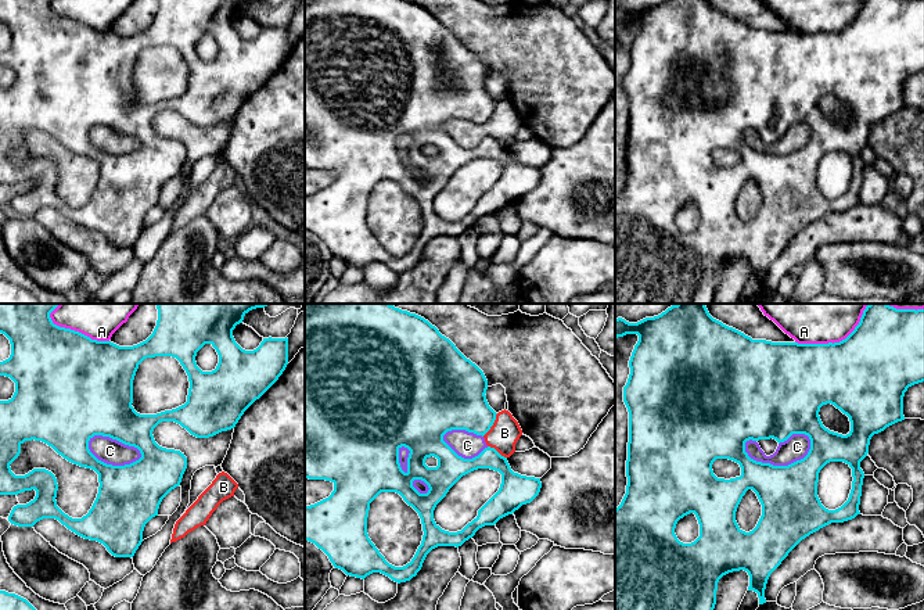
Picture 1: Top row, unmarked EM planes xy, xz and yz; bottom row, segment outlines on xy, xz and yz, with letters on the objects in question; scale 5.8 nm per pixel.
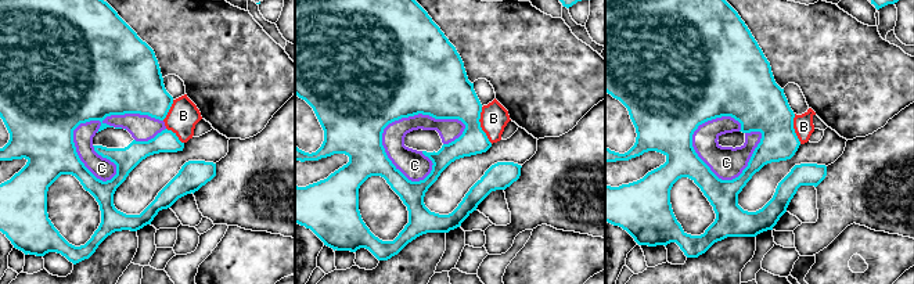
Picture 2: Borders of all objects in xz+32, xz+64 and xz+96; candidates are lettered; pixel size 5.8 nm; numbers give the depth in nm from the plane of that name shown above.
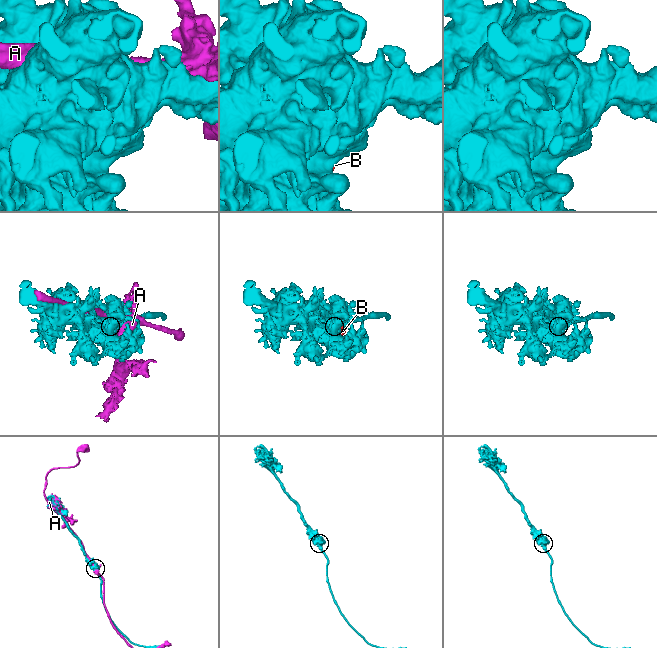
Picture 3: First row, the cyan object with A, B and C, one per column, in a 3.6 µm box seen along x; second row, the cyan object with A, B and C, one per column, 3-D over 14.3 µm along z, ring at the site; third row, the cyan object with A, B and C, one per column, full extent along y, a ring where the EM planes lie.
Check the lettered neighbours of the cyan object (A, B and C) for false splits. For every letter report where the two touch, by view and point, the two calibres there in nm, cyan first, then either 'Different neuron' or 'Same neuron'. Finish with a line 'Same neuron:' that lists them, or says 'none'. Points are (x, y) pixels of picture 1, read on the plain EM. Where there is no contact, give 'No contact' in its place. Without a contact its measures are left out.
A: Touches cyan at yz (831, 32). Thickness 460 nm (cyan) against 190 nm. Different neuron
B: Touches cyan at xz (492, 114). Thickness 340 nm (cyan) against 170 nm. Different neuron
C: Touches cyan at yz (775, 155). Thickness 340 nm (cyan) against 140 nm. Different neuron
Same neuron: none

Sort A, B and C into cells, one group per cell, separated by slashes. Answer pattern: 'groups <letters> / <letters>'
groups A / B C

